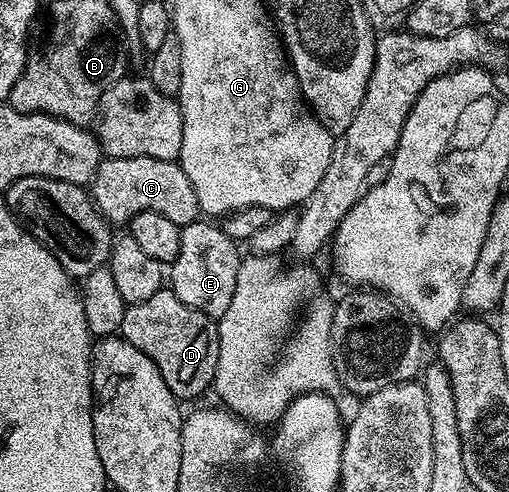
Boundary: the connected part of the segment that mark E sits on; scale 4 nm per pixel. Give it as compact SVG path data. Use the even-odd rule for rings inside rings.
M200 219L182 226L181 247L169 265L169 288L189 307L207 317L218 319L233 303L233 287L237 287L237 271L241 264L240 246L218 224Z

